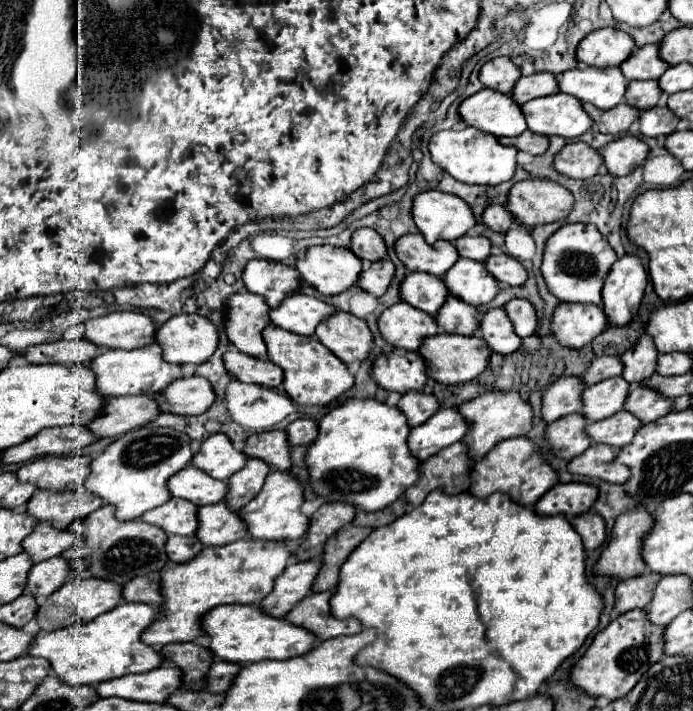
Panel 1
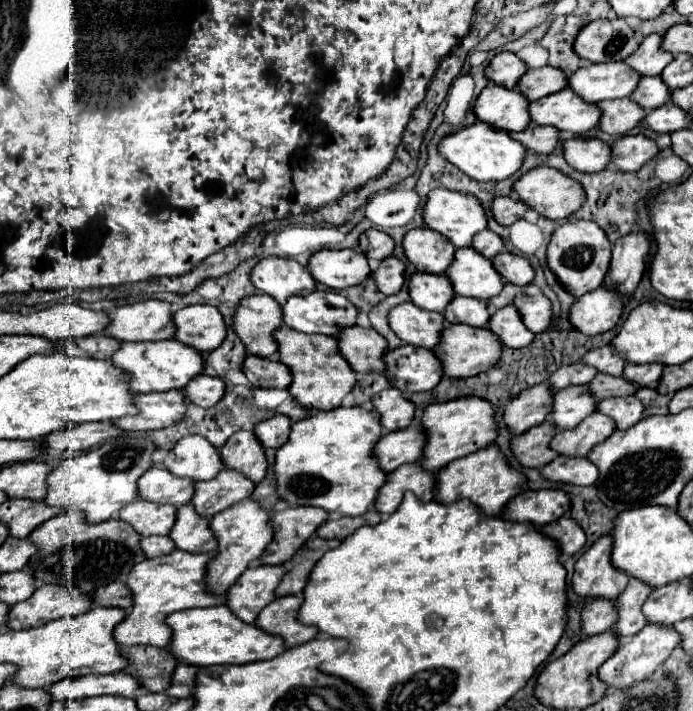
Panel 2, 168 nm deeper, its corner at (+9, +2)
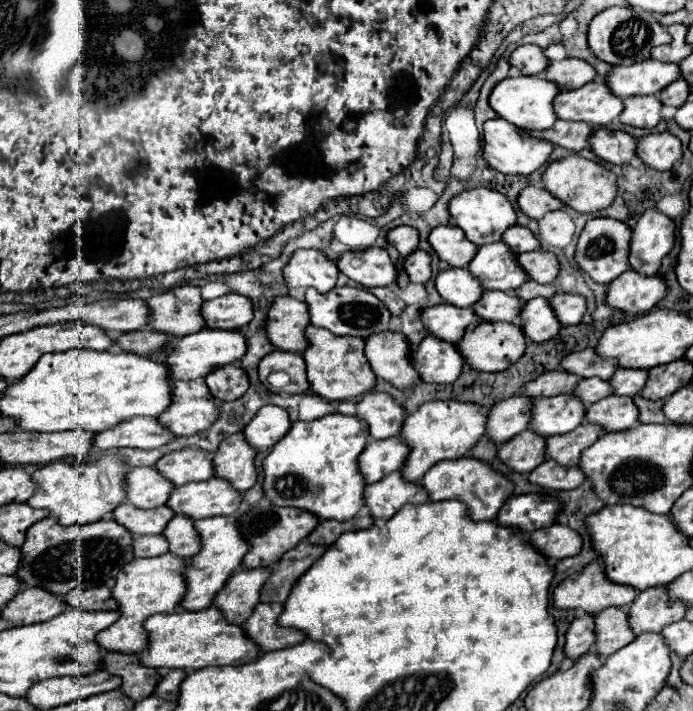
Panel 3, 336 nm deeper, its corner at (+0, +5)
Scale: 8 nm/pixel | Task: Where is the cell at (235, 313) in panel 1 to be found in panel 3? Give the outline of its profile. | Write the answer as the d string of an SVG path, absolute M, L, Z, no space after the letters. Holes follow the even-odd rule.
M283 295L273 301L265 321L267 339L281 351L303 353L307 349L305 327L309 323L307 305L295 297Z

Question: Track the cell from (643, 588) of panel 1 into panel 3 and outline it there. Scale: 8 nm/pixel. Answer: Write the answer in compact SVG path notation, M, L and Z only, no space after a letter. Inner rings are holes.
M579 615L567 629L565 655L569 659L577 659L583 653L593 649L593 615Z

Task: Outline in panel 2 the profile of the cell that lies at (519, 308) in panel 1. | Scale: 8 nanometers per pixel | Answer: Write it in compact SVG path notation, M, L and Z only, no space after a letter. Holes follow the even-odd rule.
M520 294L520 296L516 296L514 306L520 310L524 324L532 332L538 334L552 326L552 304L544 294L538 294L538 296Z

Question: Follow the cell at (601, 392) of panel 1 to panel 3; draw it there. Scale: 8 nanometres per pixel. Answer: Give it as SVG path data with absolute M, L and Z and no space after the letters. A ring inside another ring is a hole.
M573 393L541 397L533 403L531 429L543 437L573 431L585 419L585 405Z

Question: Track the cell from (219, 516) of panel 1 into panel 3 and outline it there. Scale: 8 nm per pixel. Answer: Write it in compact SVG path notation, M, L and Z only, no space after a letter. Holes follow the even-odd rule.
M175 515L163 535L169 541L169 551L179 557L193 557L197 551L201 551L201 543L197 543L197 529L193 525L193 519L185 519L185 515Z

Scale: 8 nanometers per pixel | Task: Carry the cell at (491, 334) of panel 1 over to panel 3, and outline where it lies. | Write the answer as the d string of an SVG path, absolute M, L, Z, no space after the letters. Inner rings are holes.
M535 297L523 305L519 325L525 331L525 337L529 337L535 343L553 339L561 329L561 323L549 307L549 301L543 297Z

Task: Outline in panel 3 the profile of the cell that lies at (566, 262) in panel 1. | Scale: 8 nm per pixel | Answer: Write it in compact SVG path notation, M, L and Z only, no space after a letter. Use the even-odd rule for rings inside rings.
M595 217L589 219L579 235L577 247L575 247L575 263L591 275L591 279L595 283L607 285L611 283L615 277L619 277L623 271L629 269L629 241L631 241L631 229L617 221L617 219L609 219L609 217Z

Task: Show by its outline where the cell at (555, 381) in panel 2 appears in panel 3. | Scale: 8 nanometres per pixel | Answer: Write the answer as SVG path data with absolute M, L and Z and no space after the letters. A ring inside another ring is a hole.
M547 371L541 377L537 377L535 381L527 383L521 393L527 397L553 397L553 395L561 395L561 393L573 393L573 387L577 387L577 383L581 381L579 375L567 373L567 371Z

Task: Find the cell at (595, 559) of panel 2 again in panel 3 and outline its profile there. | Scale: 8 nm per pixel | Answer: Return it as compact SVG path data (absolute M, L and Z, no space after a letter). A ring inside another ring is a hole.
M601 559L591 561L581 575L571 575L561 581L555 591L555 607L561 609L583 609L587 613L599 613L607 607L627 607L635 599L633 587L621 587L609 583L605 571L601 571Z

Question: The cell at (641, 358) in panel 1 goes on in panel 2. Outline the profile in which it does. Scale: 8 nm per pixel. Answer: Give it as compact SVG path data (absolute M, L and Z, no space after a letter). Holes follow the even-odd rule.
M602 346L602 348L586 352L582 362L588 366L594 366L598 372L610 374L610 376L622 376L622 370L626 366L626 362L620 356L612 354L610 346Z

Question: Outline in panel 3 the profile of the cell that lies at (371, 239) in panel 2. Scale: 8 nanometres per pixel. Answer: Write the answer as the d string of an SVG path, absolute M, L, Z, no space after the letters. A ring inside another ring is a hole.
M395 227L387 233L387 243L393 245L403 257L407 257L409 253L415 251L417 247L417 241L419 241L419 235L417 235L417 229L413 227Z

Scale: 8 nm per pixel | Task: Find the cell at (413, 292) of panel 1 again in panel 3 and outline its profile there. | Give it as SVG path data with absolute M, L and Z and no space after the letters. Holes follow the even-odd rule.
M467 269L439 271L435 287L439 295L455 307L471 307L483 295L483 287Z

